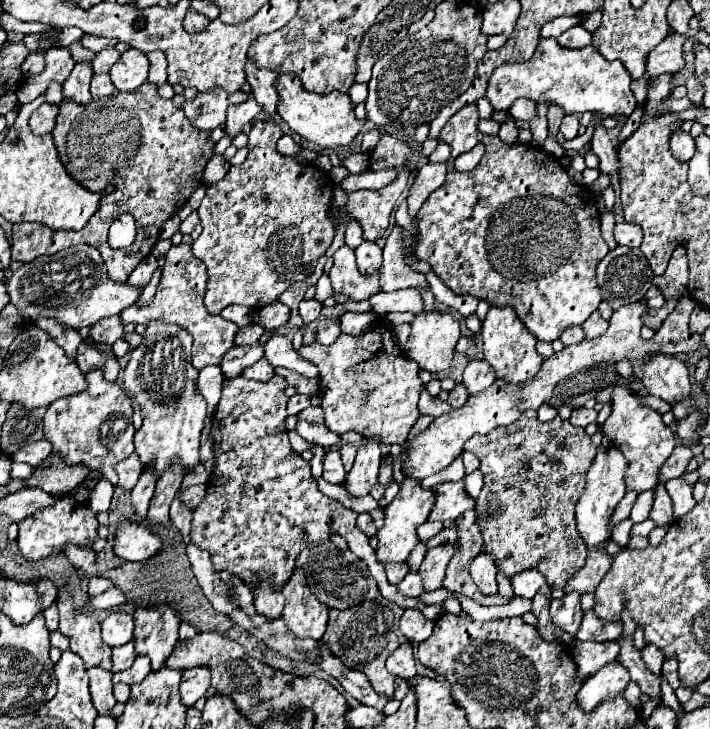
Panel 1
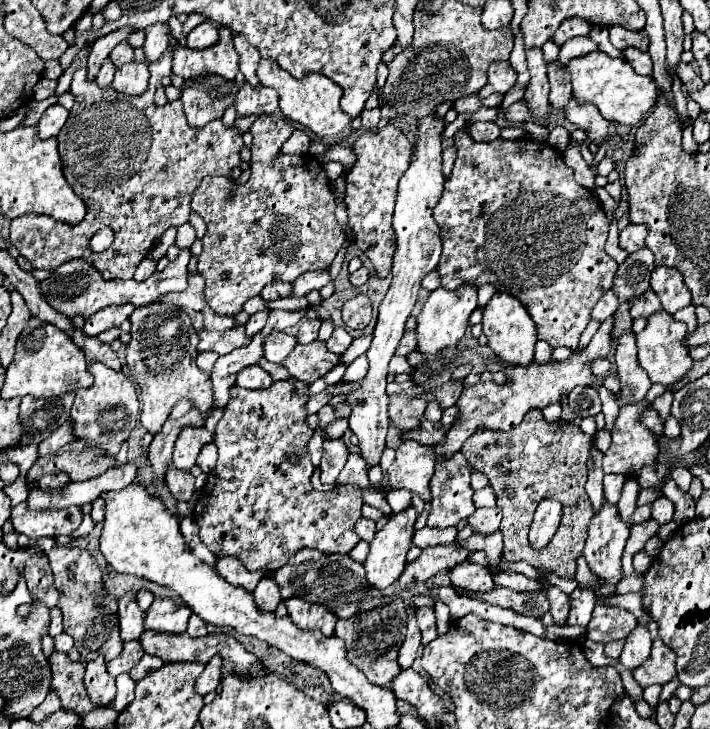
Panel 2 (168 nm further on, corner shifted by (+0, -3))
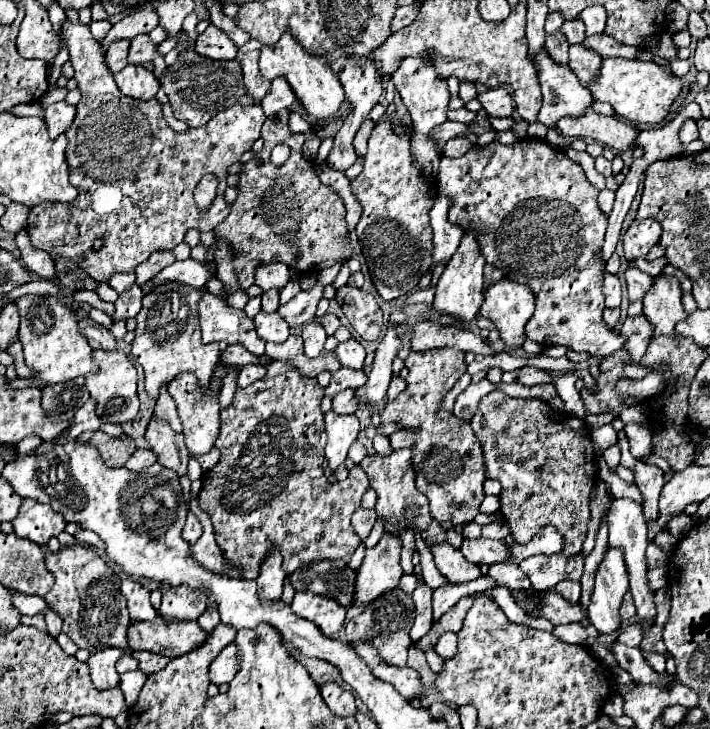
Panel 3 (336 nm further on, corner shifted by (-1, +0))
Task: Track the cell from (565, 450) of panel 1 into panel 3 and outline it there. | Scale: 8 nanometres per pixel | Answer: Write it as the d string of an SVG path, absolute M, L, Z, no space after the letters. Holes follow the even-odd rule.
M495 389L487 393L471 419L471 427L477 439L483 445L483 455L487 461L487 477L497 479L501 483L501 515L511 529L511 535L518 544L526 544L535 533L545 525L555 525L557 531L565 537L567 555L577 555L581 545L587 537L589 525L589 493L595 485L597 471L595 471L595 451L593 441L589 435L587 425L583 419L573 417L569 413L553 411L549 403L541 399L513 399L507 397L503 391Z

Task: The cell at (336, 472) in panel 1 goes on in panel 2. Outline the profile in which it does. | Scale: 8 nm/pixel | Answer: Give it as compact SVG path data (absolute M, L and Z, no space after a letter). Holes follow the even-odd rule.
M324 440L324 452L322 452L322 484L334 484L338 474L342 472L348 458L348 448L342 440Z

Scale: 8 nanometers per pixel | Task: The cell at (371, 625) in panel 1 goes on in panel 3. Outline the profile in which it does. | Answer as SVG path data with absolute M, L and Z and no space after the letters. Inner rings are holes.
M399 587L393 589L393 591L387 591L383 593L381 597L377 597L373 603L369 603L355 619L351 619L345 627L345 635L349 641L353 639L365 639L365 641L371 641L377 649L379 649L379 655L389 663L389 665L395 665L395 667L403 667L405 661L407 661L407 651L411 647L411 637L409 637L409 631L411 631L411 625L413 625L413 619L415 619L415 603L411 599L411 595L403 593Z

